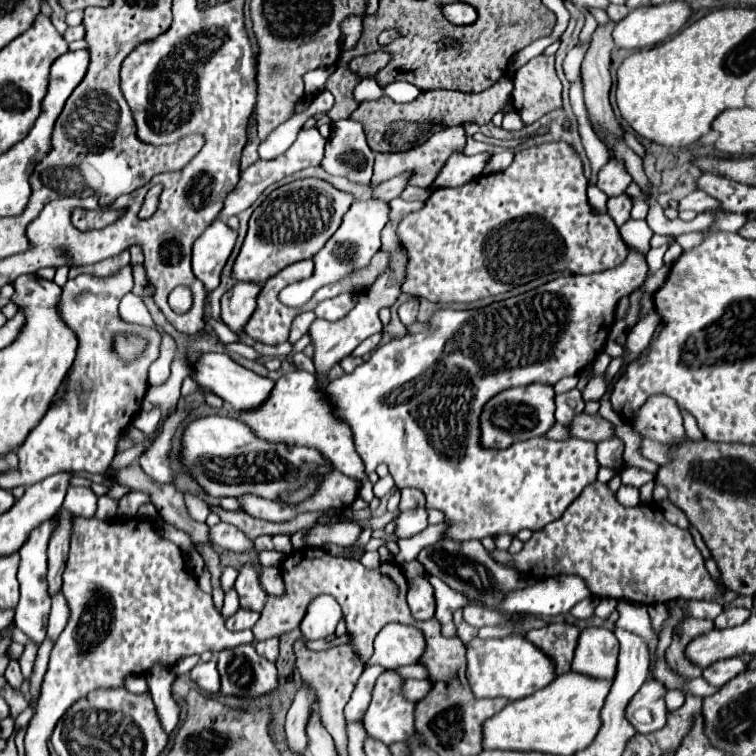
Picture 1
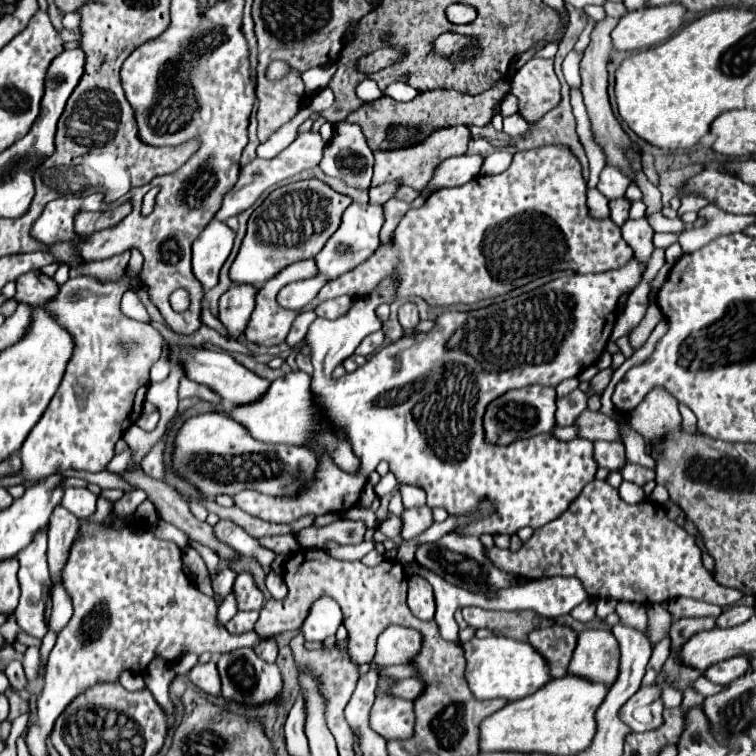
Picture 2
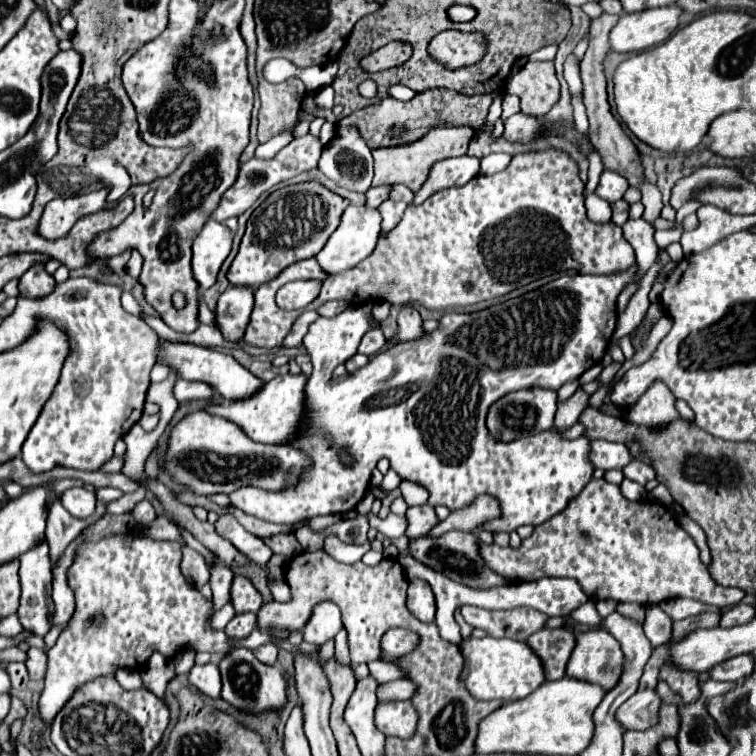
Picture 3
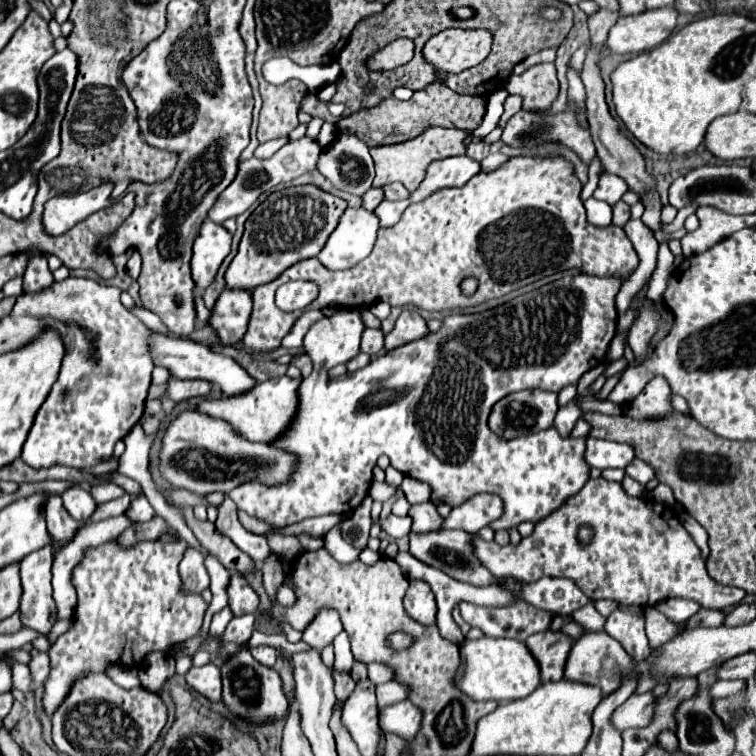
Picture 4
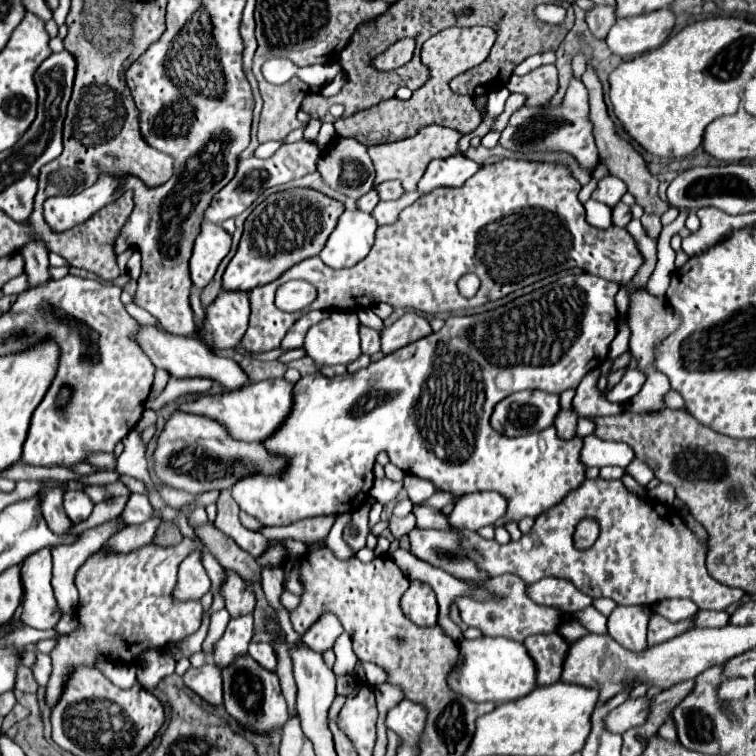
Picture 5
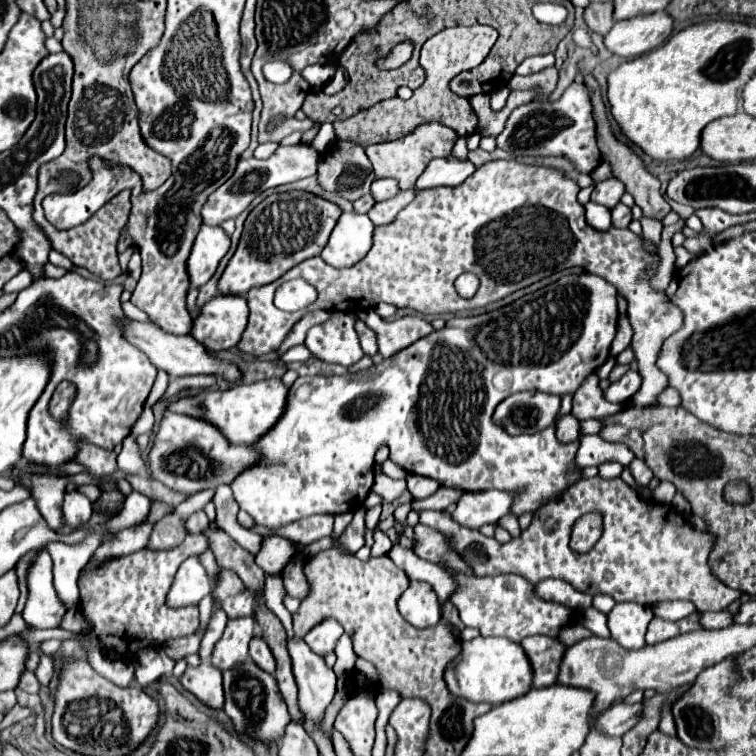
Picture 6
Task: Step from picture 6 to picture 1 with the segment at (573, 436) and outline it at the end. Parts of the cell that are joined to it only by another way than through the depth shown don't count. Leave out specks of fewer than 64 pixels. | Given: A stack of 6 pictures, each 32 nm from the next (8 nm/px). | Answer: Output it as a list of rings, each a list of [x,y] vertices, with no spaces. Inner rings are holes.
[[[574,388],[566,394],[558,394],[556,396],[556,422],[568,426],[574,420],[574,416],[578,416],[584,410],[584,406],[586,406],[586,402],[578,388]]]

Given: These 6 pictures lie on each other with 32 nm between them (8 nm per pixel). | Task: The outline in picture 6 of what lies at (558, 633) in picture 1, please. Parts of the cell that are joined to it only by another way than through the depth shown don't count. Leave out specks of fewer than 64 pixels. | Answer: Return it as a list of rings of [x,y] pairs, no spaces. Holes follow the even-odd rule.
[[[528,636],[520,644],[532,664],[532,688],[552,686],[556,682],[558,664],[566,648],[558,640],[548,640],[548,636]]]

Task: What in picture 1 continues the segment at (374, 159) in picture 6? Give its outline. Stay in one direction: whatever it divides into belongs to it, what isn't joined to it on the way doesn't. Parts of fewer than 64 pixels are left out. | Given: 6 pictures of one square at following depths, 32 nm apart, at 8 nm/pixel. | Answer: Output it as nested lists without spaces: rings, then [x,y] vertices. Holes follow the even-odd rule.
[[[454,126],[454,128],[444,128],[434,133],[424,144],[416,148],[402,150],[402,152],[384,152],[384,154],[378,152],[376,164],[374,164],[372,186],[378,186],[400,174],[410,174],[410,180],[408,180],[410,186],[428,188],[432,180],[436,178],[436,172],[440,172],[440,168],[444,166],[444,160],[448,160],[448,156],[452,156],[454,152],[464,152],[464,148],[466,148],[466,130],[462,126]]]

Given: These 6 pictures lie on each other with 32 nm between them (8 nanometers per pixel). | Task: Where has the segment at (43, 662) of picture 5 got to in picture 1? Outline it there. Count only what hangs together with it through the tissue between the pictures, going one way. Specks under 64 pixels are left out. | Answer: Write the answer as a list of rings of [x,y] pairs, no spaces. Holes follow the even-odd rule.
[[[28,644],[28,646],[26,646],[26,650],[22,652],[22,656],[18,658],[18,662],[20,662],[20,666],[22,666],[22,674],[24,674],[24,678],[26,678],[26,680],[30,680],[30,676],[32,676],[32,672],[34,672],[36,652],[38,652],[38,646]]]

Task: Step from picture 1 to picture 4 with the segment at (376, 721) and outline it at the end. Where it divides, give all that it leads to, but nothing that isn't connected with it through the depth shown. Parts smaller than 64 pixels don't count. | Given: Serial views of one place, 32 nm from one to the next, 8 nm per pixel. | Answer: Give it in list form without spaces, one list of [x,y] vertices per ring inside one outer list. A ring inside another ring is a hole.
[[[402,700],[380,712],[380,726],[384,732],[394,732],[407,742],[416,738],[422,726],[422,710],[410,700]]]

